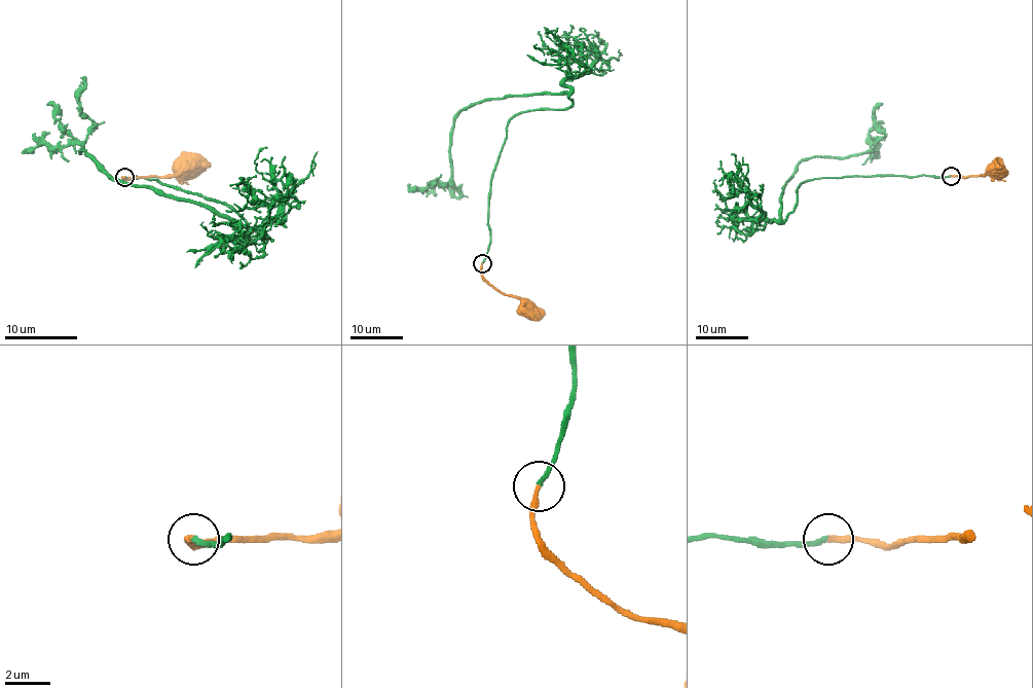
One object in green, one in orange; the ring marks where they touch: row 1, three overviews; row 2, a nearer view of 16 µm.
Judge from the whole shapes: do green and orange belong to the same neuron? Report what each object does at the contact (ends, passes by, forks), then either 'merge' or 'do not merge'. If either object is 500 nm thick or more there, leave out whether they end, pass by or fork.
green ends there; orange ends there; merge

